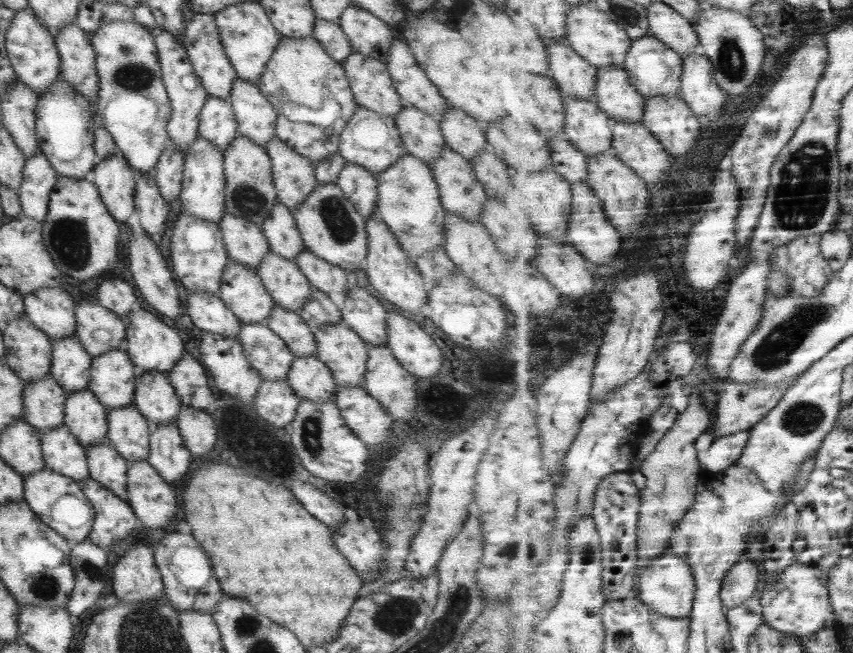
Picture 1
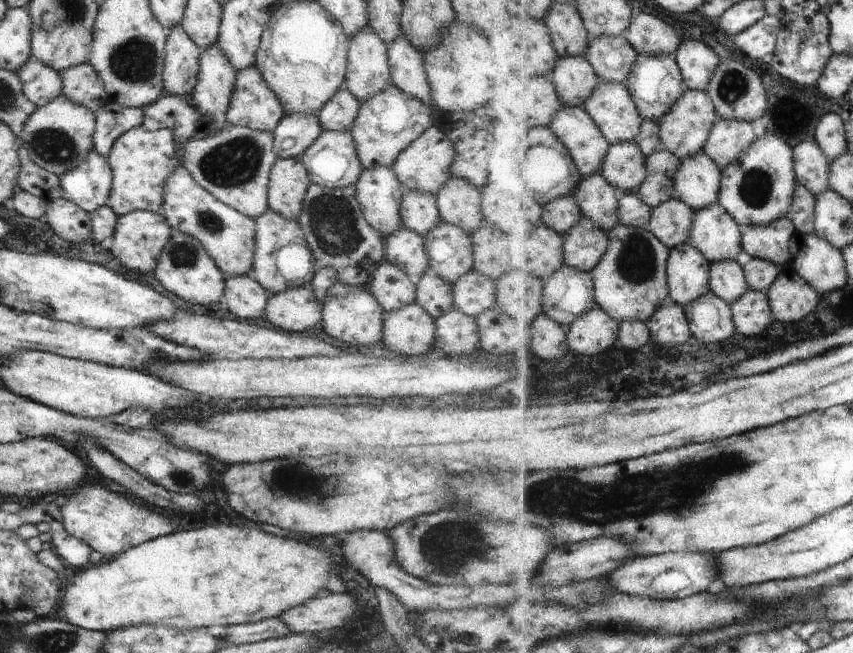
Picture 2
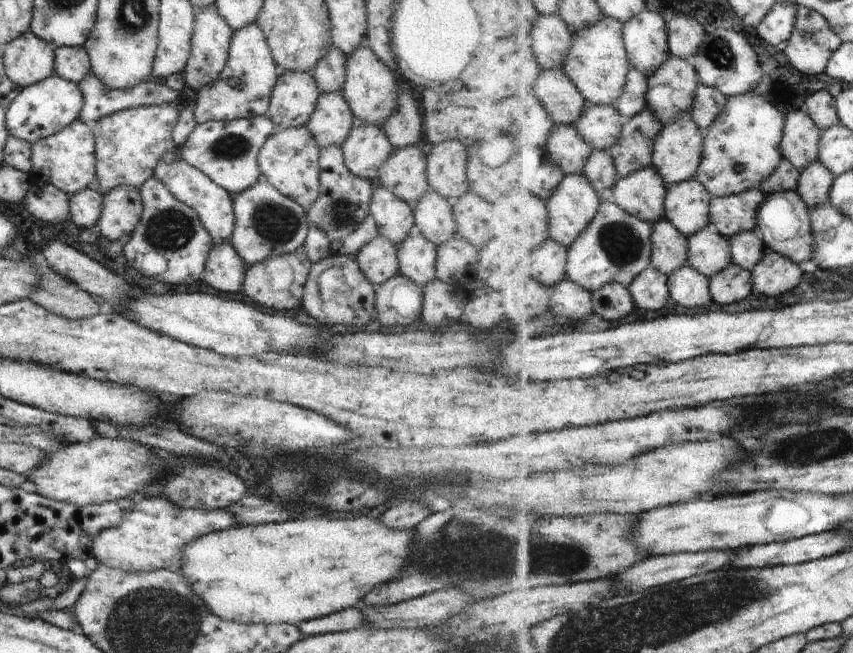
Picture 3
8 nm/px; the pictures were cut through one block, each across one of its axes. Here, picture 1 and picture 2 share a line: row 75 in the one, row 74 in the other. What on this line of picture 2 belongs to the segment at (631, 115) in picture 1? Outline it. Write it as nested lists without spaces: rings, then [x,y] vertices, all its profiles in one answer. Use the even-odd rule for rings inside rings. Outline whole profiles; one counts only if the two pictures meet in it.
[[[624,36],[592,39],[586,57],[596,67],[602,81],[625,83],[639,61],[639,51]]]

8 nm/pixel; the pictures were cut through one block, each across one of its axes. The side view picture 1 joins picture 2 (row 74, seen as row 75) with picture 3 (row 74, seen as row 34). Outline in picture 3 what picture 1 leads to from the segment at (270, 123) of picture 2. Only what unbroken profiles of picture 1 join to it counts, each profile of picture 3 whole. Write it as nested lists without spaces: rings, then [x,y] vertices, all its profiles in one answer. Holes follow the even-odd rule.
[[[256,22],[235,30],[226,66],[210,87],[197,92],[196,102],[192,106],[194,120],[199,125],[211,120],[231,121],[266,116],[272,89],[280,75],[278,71],[265,36]]]

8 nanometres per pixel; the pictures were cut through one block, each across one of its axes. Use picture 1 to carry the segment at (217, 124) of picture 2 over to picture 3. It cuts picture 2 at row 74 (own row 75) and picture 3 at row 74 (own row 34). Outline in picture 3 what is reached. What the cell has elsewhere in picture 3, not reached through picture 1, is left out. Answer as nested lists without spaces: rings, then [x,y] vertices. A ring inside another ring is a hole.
[[[214,6],[204,7],[195,13],[195,27],[191,40],[191,53],[183,70],[185,84],[196,92],[210,87],[217,80],[228,60],[233,30],[224,22]]]

